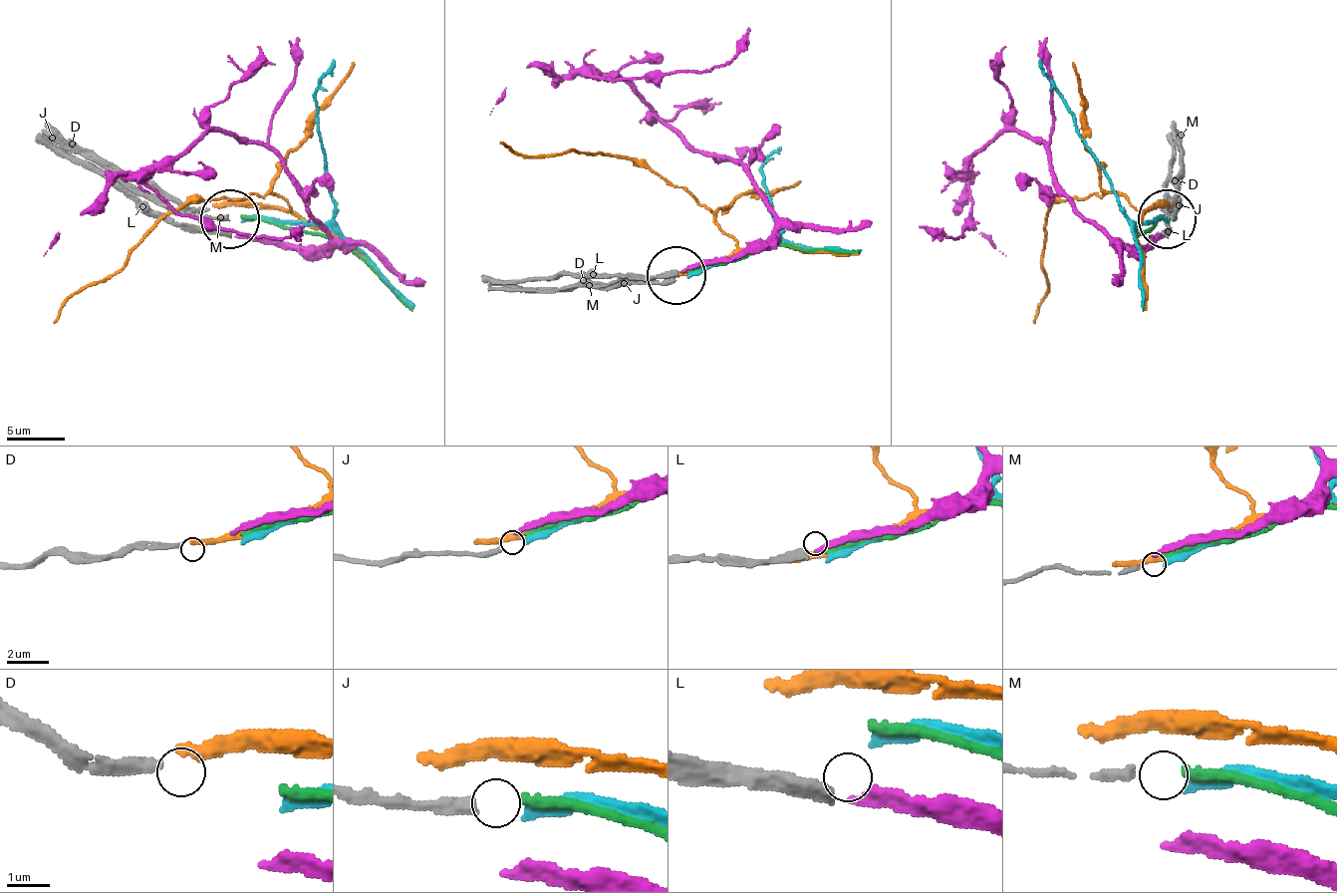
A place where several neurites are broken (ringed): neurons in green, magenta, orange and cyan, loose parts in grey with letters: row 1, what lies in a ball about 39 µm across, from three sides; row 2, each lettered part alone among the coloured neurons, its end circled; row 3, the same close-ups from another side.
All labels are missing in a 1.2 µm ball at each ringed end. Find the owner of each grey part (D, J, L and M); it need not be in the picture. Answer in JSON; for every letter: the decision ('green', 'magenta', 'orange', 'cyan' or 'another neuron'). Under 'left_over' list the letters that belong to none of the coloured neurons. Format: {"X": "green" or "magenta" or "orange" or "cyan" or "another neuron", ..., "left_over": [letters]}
{"D": "another neuron", "J": "cyan", "L": "magenta", "M": "green", "left_over": ["D"]}

